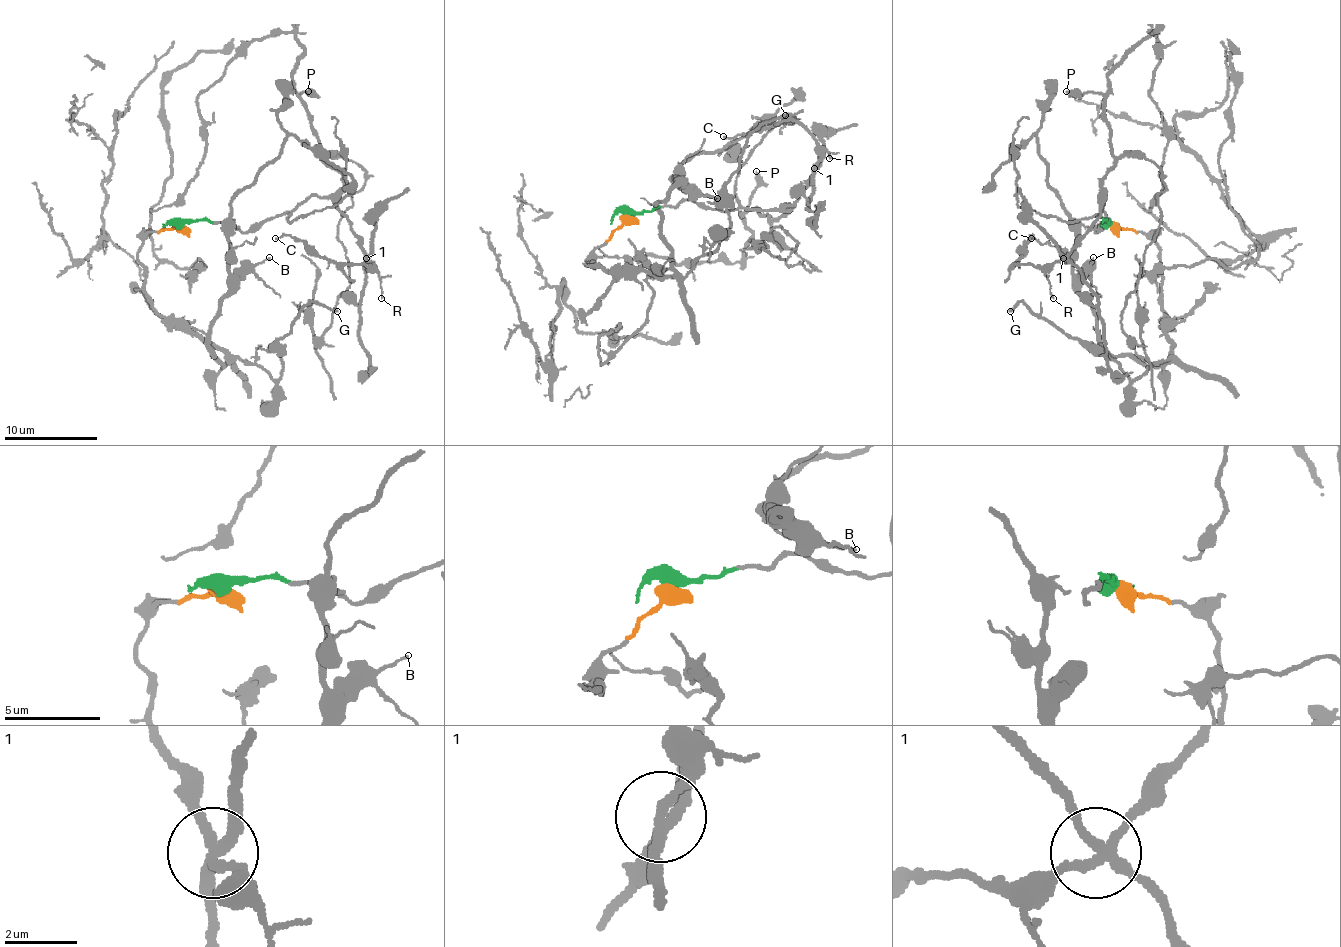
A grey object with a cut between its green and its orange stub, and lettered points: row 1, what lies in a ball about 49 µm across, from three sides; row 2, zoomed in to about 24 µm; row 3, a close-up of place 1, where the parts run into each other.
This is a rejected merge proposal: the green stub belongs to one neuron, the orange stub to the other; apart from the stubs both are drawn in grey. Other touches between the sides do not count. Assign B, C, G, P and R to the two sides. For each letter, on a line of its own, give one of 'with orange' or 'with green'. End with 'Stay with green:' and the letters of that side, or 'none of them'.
B: with orange
C: with green
G: with orange
P: with green
R: with green
Stay with green: C, P, R

